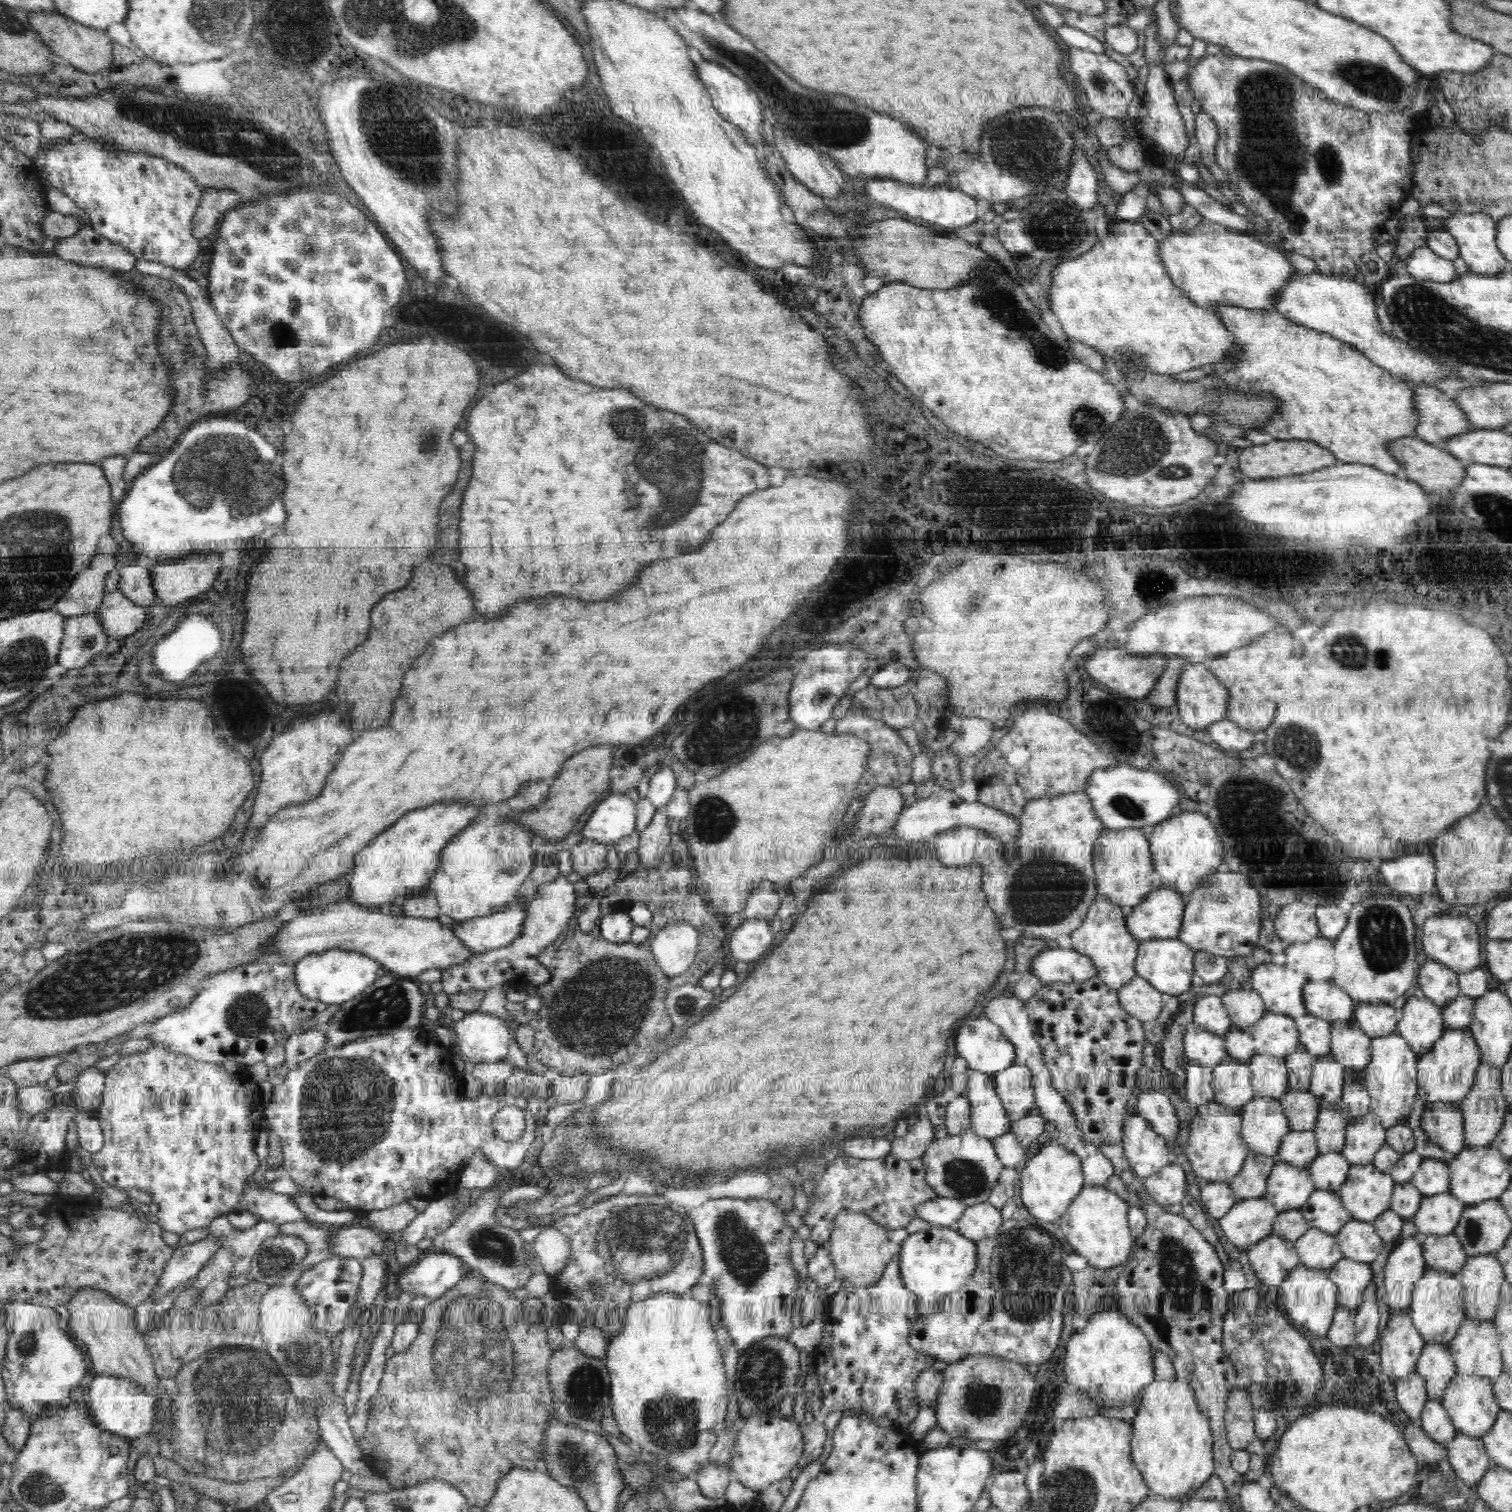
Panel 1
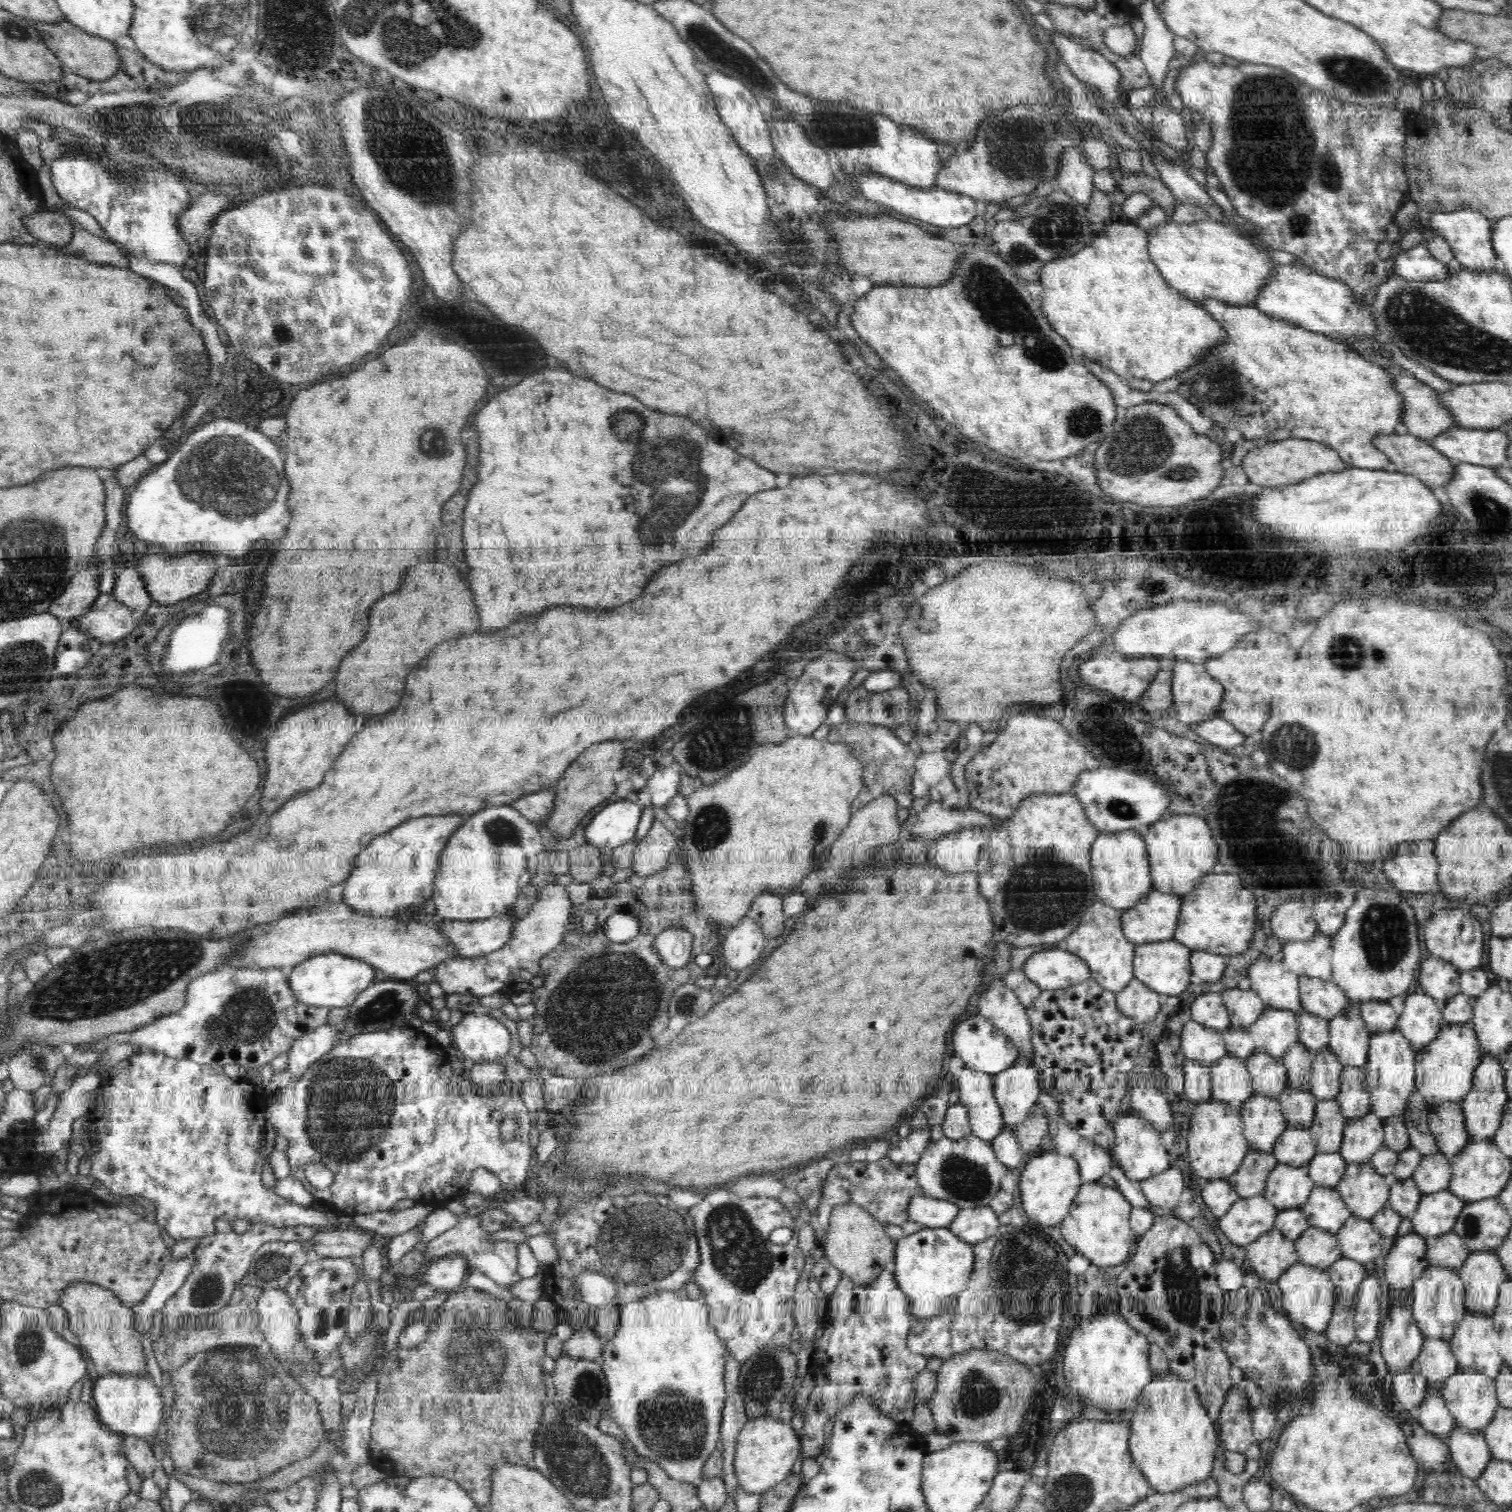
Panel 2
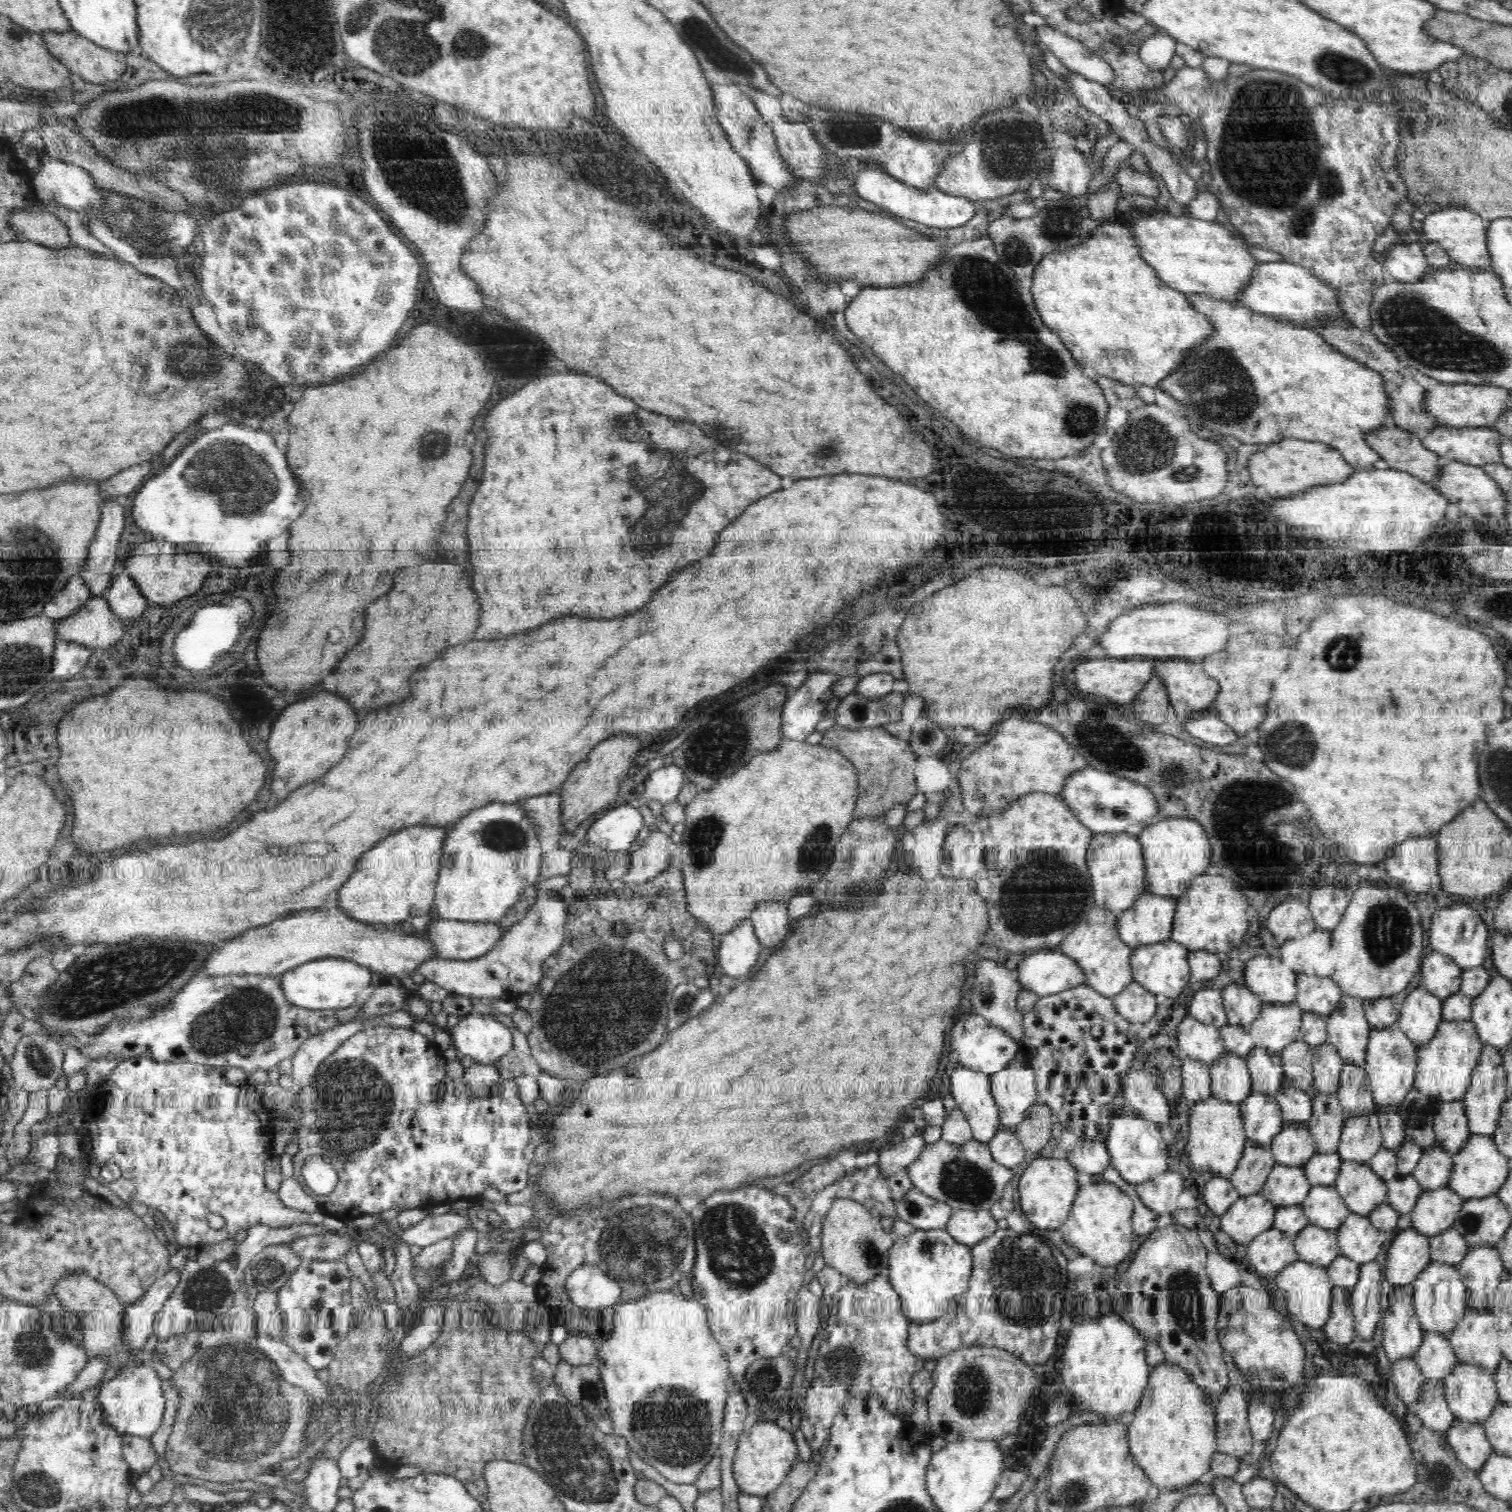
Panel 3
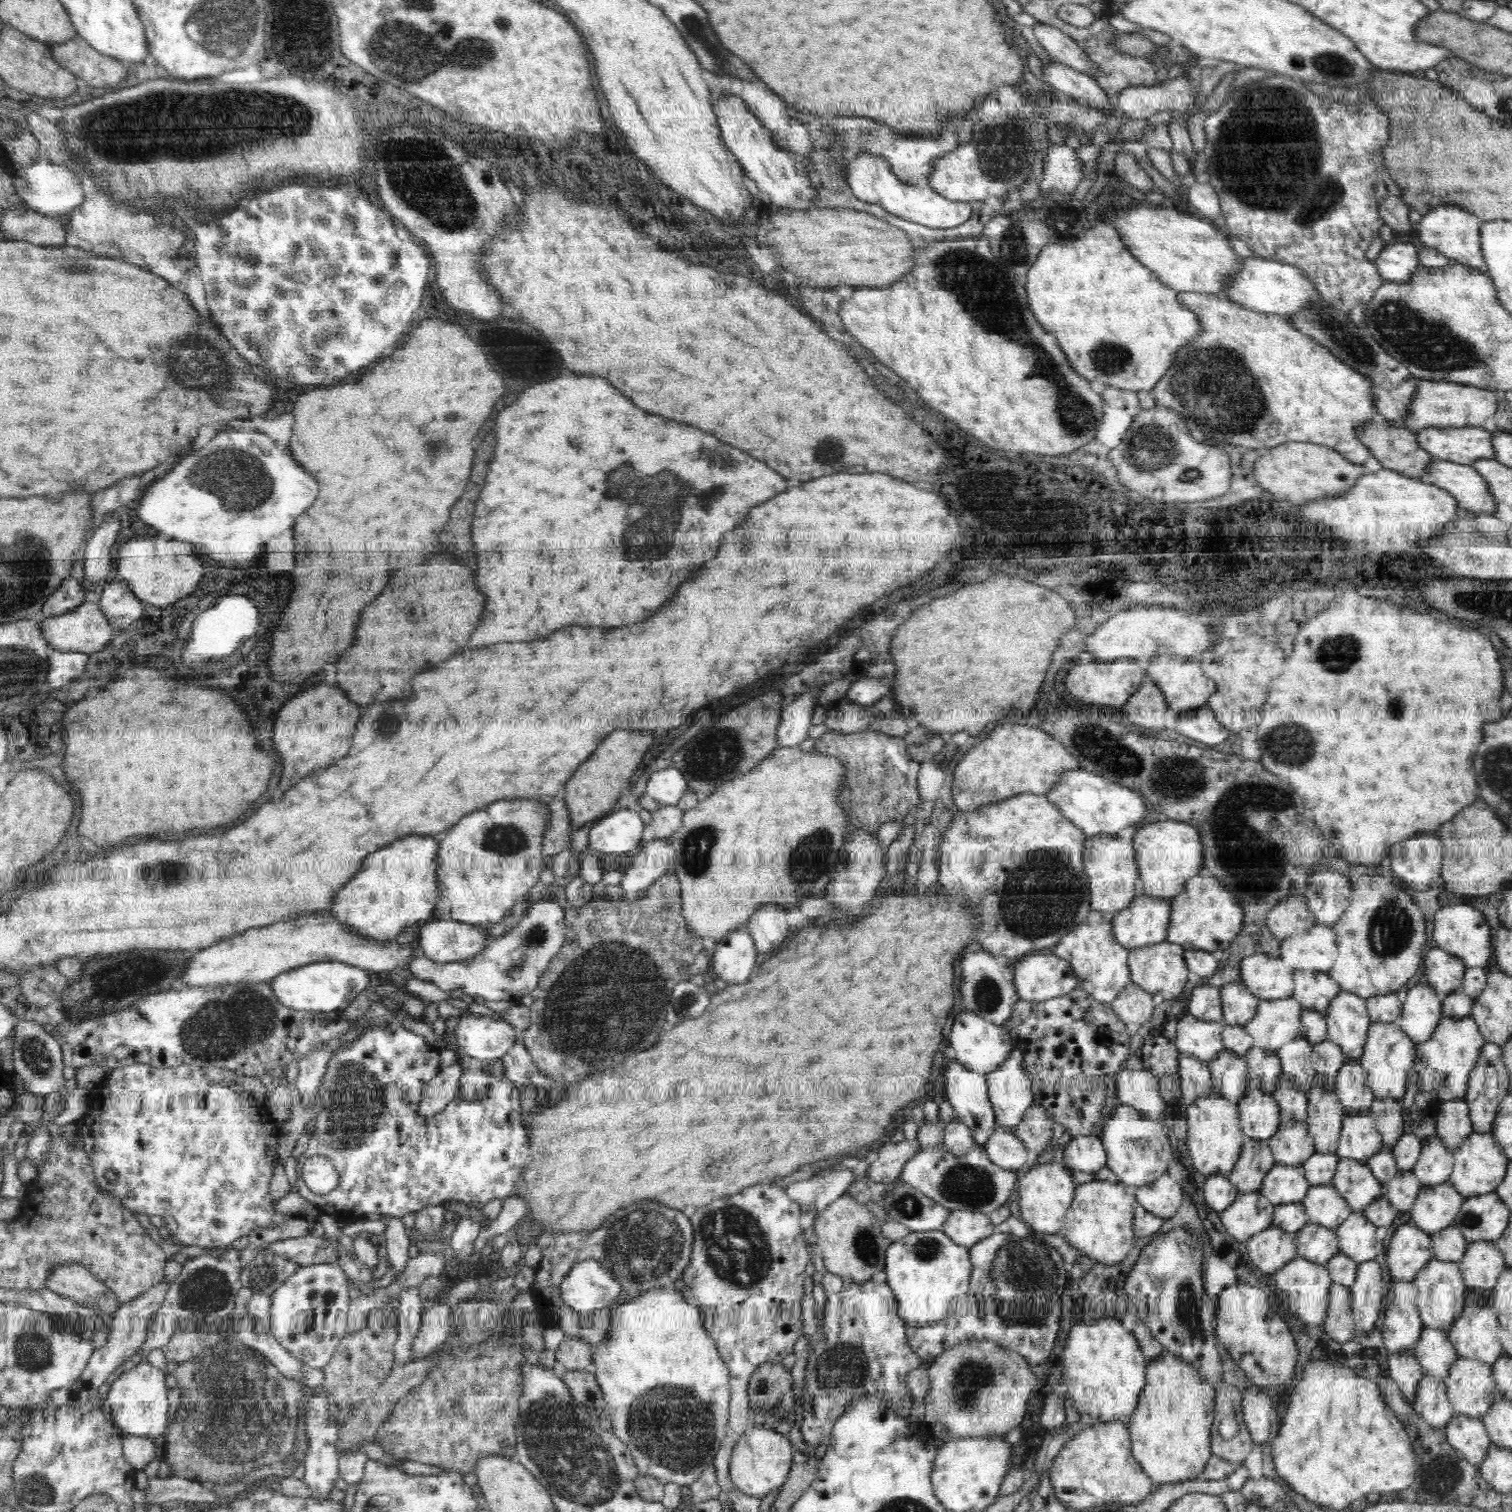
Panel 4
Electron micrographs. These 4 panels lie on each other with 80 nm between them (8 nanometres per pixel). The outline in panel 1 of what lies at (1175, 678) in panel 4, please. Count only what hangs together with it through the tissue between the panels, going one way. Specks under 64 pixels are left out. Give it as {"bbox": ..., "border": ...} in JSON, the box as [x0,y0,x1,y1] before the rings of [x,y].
{"bbox":[1176,663,1230,731],"border":[[[1186,663],[1178,679],[1176,701],[1179,719],[1195,731],[1204,731],[1212,724],[1226,719],[1230,702],[1229,688],[1209,671],[1206,663]]]}

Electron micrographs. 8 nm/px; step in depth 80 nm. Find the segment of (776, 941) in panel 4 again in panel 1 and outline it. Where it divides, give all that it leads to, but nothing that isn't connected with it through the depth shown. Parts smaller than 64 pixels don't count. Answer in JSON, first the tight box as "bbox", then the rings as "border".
{"bbox":[741,880,781,925],"border":[[[760,880],[758,884],[754,884],[751,889],[750,896],[747,897],[746,906],[741,913],[741,918],[763,918],[768,922],[778,925],[779,904],[781,898],[774,889],[774,884],[769,880]]]}

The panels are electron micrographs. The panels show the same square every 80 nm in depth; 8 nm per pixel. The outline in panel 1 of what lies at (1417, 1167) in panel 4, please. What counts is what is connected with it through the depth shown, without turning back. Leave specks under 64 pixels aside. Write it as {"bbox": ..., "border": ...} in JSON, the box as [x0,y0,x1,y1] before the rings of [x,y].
{"bbox":[1411,1158,1449,1196],"border":[[[1424,1158],[1411,1184],[1424,1196],[1440,1195],[1449,1192],[1449,1179],[1447,1163],[1433,1158]]]}

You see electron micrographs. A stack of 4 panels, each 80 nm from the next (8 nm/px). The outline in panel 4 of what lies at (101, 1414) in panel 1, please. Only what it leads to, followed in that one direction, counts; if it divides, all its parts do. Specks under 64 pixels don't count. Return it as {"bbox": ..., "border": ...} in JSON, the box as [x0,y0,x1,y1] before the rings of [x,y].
{"bbox":[104,1360,168,1440],"border":[[[147,1360],[124,1371],[110,1386],[104,1408],[111,1422],[122,1434],[148,1437],[154,1440],[166,1432],[168,1426],[168,1390],[166,1375]]]}

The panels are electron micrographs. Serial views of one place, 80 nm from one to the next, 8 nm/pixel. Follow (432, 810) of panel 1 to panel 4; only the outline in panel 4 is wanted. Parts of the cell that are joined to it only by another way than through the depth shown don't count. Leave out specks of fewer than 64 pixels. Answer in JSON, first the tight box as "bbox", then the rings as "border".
{"bbox":[330,834,441,940],"border":[[[436,834],[406,836],[404,840],[394,840],[388,844],[388,848],[370,854],[362,864],[362,870],[336,894],[336,900],[330,906],[333,916],[342,924],[348,924],[355,932],[373,937],[374,940],[396,940],[400,932],[410,929],[412,924],[431,918],[438,898],[437,852],[441,839],[441,835]]]}

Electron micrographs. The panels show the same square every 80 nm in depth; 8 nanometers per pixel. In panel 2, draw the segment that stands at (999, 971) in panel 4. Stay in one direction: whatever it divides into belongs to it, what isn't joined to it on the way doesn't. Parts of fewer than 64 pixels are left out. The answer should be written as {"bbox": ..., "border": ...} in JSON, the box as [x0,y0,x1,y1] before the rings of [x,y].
{"bbox":[977,978,1034,1066],"border":[[[994,978],[988,988],[980,994],[977,1008],[978,1014],[997,1026],[1004,1035],[1019,1049],[1020,1060],[1028,1061],[1034,1066],[1034,1047],[1032,1047],[1032,1034],[1027,1017],[1027,1008],[1019,1001],[1014,989],[1008,987],[1000,978]]]}

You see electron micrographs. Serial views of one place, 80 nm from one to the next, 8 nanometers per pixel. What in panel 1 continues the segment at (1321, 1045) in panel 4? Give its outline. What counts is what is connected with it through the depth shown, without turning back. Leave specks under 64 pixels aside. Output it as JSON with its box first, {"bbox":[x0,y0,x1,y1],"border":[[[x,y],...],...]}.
{"bbox":[1309,1055,1346,1104],"border":[[[1331,1055],[1317,1058],[1312,1068],[1309,1091],[1320,1104],[1337,1104],[1343,1093],[1345,1075],[1346,1068]]]}

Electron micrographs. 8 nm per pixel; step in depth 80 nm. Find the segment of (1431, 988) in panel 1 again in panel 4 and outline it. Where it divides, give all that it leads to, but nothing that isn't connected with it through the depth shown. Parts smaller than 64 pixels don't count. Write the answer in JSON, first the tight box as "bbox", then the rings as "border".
{"bbox":[1424,947,1467,998],"border":[[[1434,947],[1425,955],[1424,964],[1427,983],[1440,998],[1462,989],[1467,968],[1456,955],[1440,947]]]}

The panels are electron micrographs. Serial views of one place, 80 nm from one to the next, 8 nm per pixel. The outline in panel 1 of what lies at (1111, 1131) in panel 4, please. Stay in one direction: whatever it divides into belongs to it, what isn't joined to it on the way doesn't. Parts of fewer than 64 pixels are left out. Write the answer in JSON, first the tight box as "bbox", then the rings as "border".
{"bbox":[1122,1116,1168,1180],"border":[[[1142,1116],[1124,1120],[1122,1128],[1122,1152],[1129,1160],[1130,1168],[1144,1180],[1158,1172],[1168,1160],[1166,1139],[1158,1134]]]}

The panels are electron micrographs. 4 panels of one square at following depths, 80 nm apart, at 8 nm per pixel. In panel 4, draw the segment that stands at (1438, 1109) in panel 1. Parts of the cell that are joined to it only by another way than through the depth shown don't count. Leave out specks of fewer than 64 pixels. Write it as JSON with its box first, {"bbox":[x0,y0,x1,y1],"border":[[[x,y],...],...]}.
{"bbox":[1432,1099,1474,1150],"border":[[[1464,1099],[1446,1101],[1432,1116],[1436,1123],[1436,1135],[1450,1150],[1458,1148],[1474,1133],[1469,1118],[1469,1107]]]}

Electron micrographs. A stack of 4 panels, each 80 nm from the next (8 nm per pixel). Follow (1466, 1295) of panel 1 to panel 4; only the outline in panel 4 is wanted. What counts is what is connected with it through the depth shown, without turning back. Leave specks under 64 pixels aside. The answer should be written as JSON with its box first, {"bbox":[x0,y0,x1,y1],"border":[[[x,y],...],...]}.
{"bbox":[1457,1241,1507,1300],"border":[[[1486,1241],[1469,1243],[1457,1265],[1460,1267],[1464,1284],[1474,1291],[1469,1298],[1475,1300],[1480,1300],[1478,1292],[1483,1292],[1484,1297],[1492,1294],[1498,1277],[1507,1267],[1500,1249],[1494,1242]]]}

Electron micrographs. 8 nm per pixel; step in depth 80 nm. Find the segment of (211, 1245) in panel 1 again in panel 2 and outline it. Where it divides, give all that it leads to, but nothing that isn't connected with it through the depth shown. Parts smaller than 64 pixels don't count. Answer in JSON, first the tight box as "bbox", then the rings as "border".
{"bbox":[131,1252,195,1334],"border":[[[190,1252],[184,1258],[171,1259],[155,1280],[153,1287],[144,1300],[136,1303],[131,1309],[137,1317],[136,1330],[139,1334],[150,1331],[152,1319],[158,1310],[162,1310],[167,1300],[184,1284],[195,1263],[195,1254]]]}

